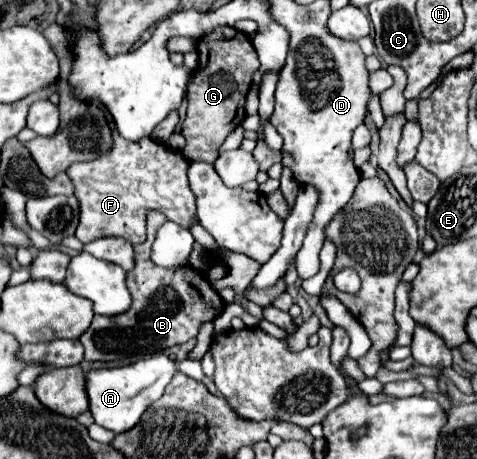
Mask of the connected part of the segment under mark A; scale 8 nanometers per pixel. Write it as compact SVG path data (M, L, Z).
M156 353L150 357L138 360L134 364L116 368L102 368L88 372L86 376L86 390L90 396L90 410L94 414L96 424L122 434L134 428L146 408L164 394L164 388L172 380L174 372L184 372L194 380L203 380L201 362L198 360L184 360L176 364L164 354Z

